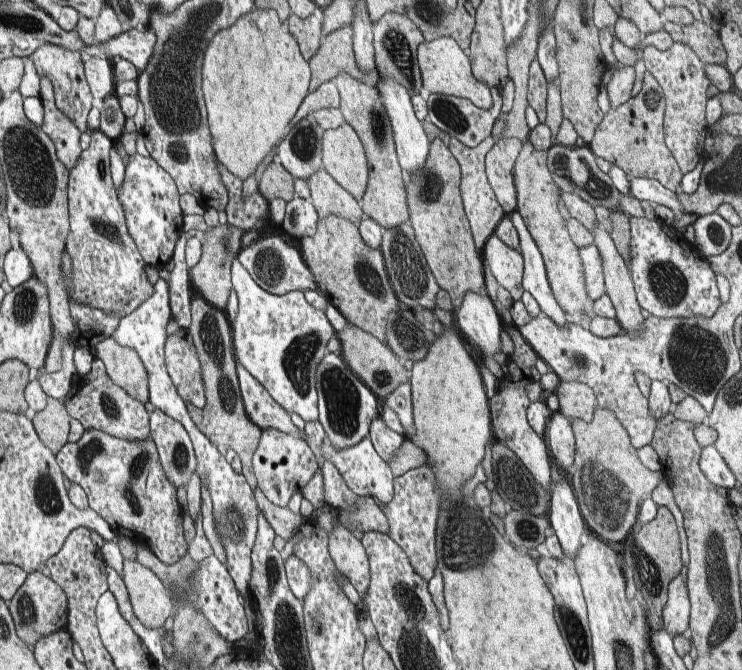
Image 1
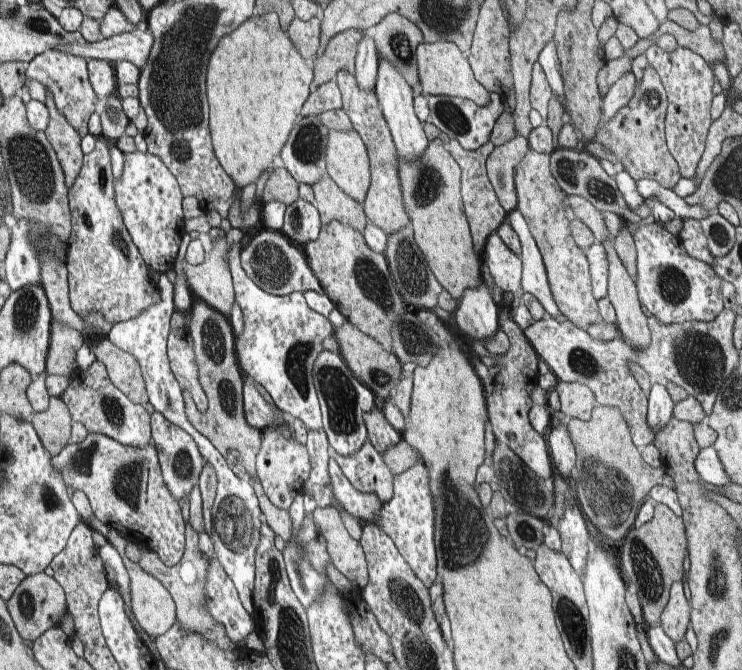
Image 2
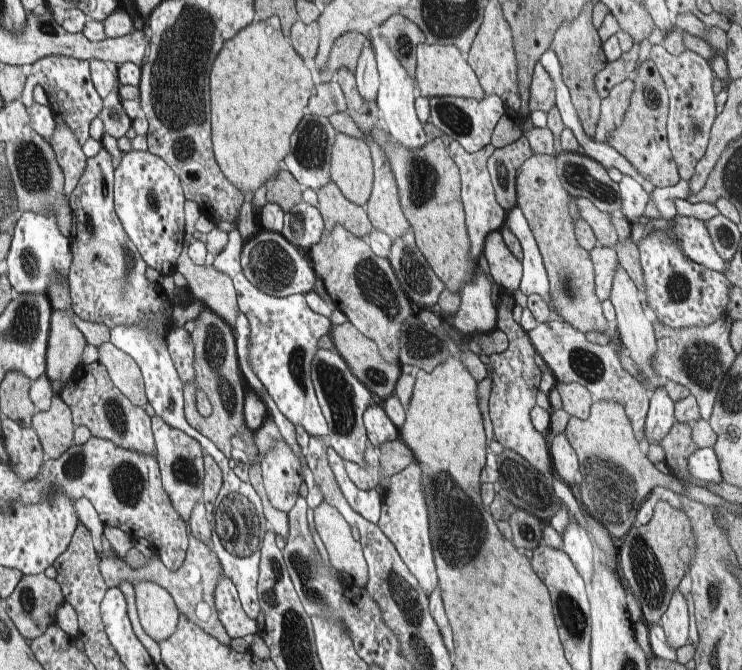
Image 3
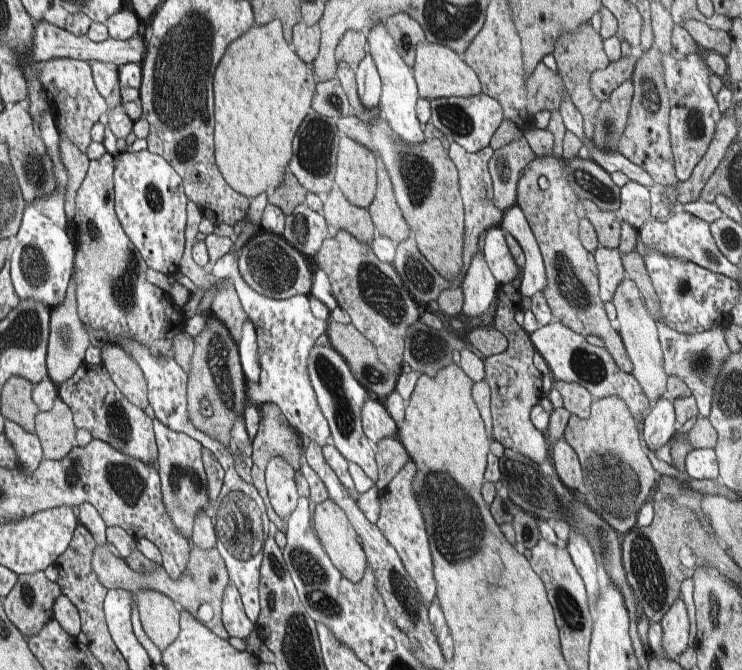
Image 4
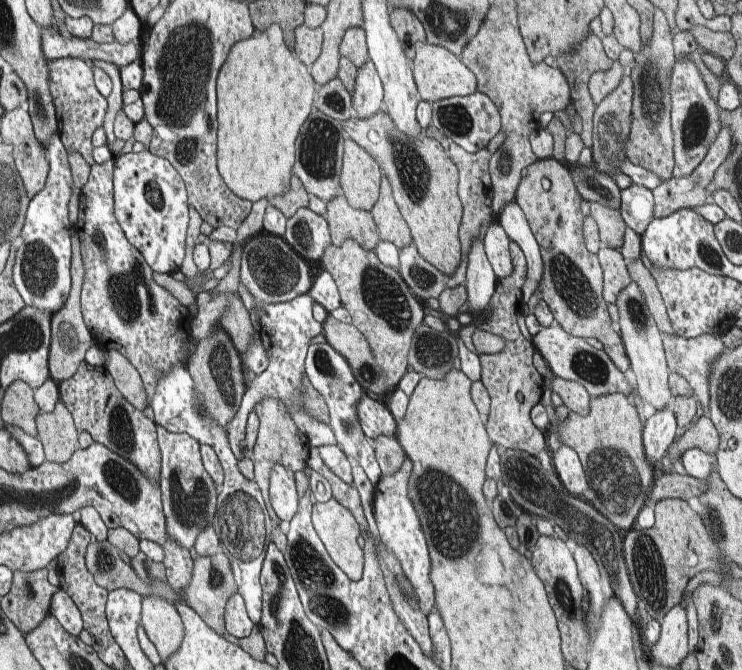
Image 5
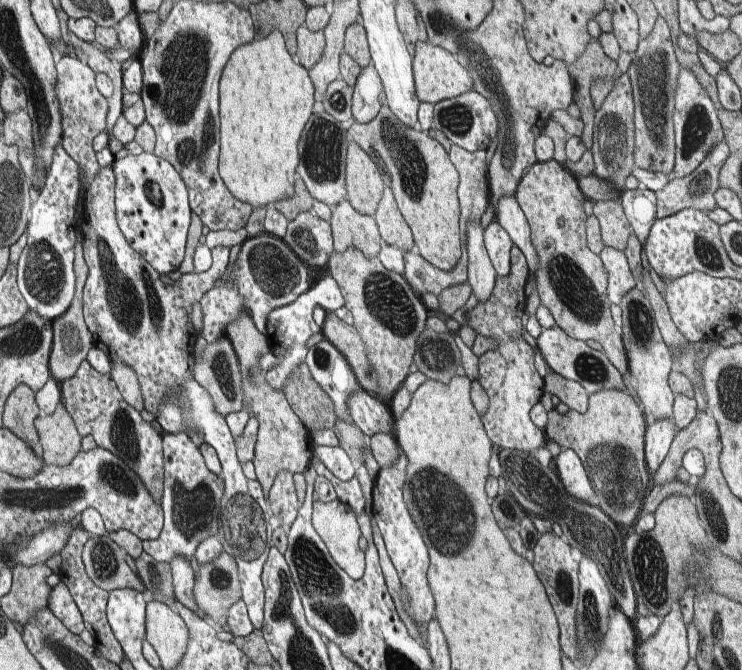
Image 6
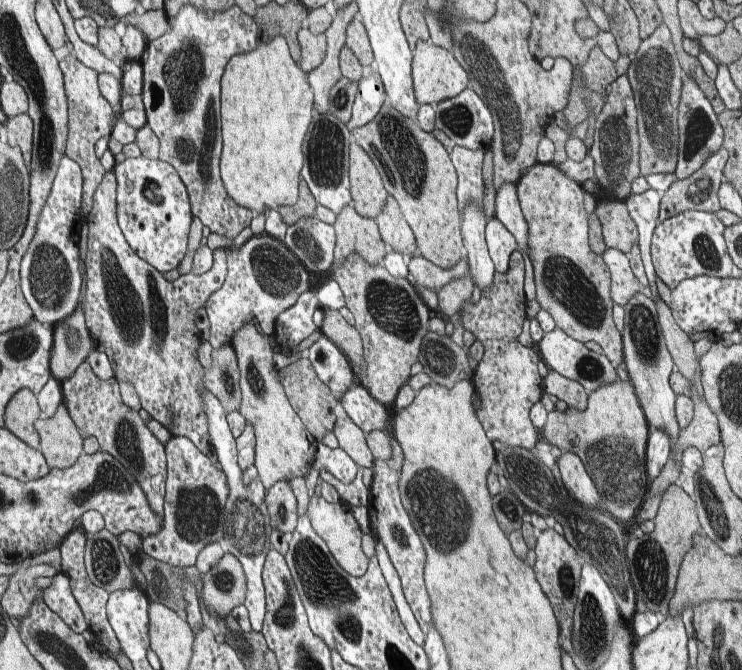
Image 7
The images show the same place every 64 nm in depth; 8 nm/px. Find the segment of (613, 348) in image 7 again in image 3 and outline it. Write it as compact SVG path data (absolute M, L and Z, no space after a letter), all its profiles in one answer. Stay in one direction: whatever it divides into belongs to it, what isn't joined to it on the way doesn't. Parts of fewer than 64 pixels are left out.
M533 154L524 164L522 164L517 174L517 206L528 218L529 226L533 230L537 244L540 246L541 255L544 257L545 268L548 270L550 302L549 309L553 317L557 317L568 324L573 325L582 334L587 332L600 332L600 334L608 334L612 340L610 344L618 346L618 356L622 368L626 370L634 378L640 378L640 370L634 360L622 350L620 338L606 326L606 316L602 316L601 299L597 296L596 270L590 256L589 251L582 248L577 240L576 220L570 216L569 204L575 198L571 196L568 189L564 187L564 181L555 169L555 155Z

